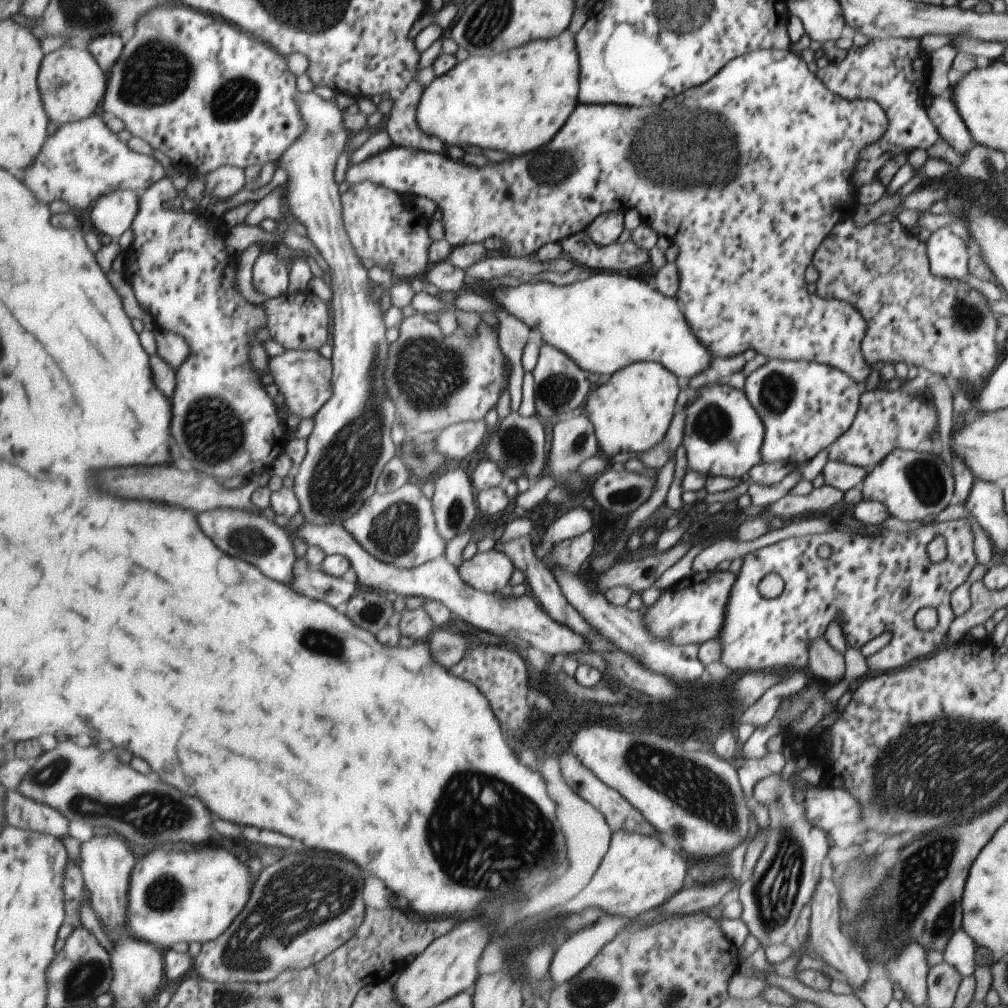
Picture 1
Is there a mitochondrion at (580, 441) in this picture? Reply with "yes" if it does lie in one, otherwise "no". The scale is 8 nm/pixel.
yes

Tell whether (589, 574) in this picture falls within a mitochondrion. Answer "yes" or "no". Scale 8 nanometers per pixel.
no

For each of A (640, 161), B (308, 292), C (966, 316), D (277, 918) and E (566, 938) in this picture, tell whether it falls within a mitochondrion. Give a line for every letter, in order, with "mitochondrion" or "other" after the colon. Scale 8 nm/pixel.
A: other
B: other
C: mitochondrion
D: mitochondrion
E: other

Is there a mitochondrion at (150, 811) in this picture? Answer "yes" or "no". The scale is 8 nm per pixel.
yes

